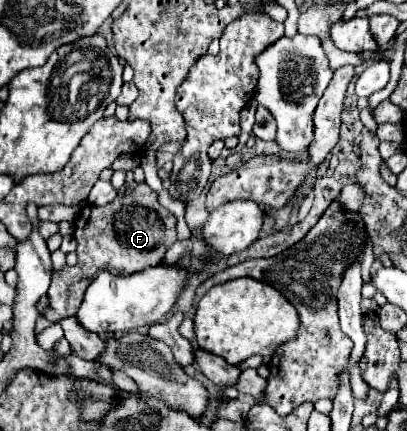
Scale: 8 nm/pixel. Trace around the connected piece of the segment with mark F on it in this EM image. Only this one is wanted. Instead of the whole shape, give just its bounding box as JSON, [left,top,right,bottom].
[42,183,176,323]

